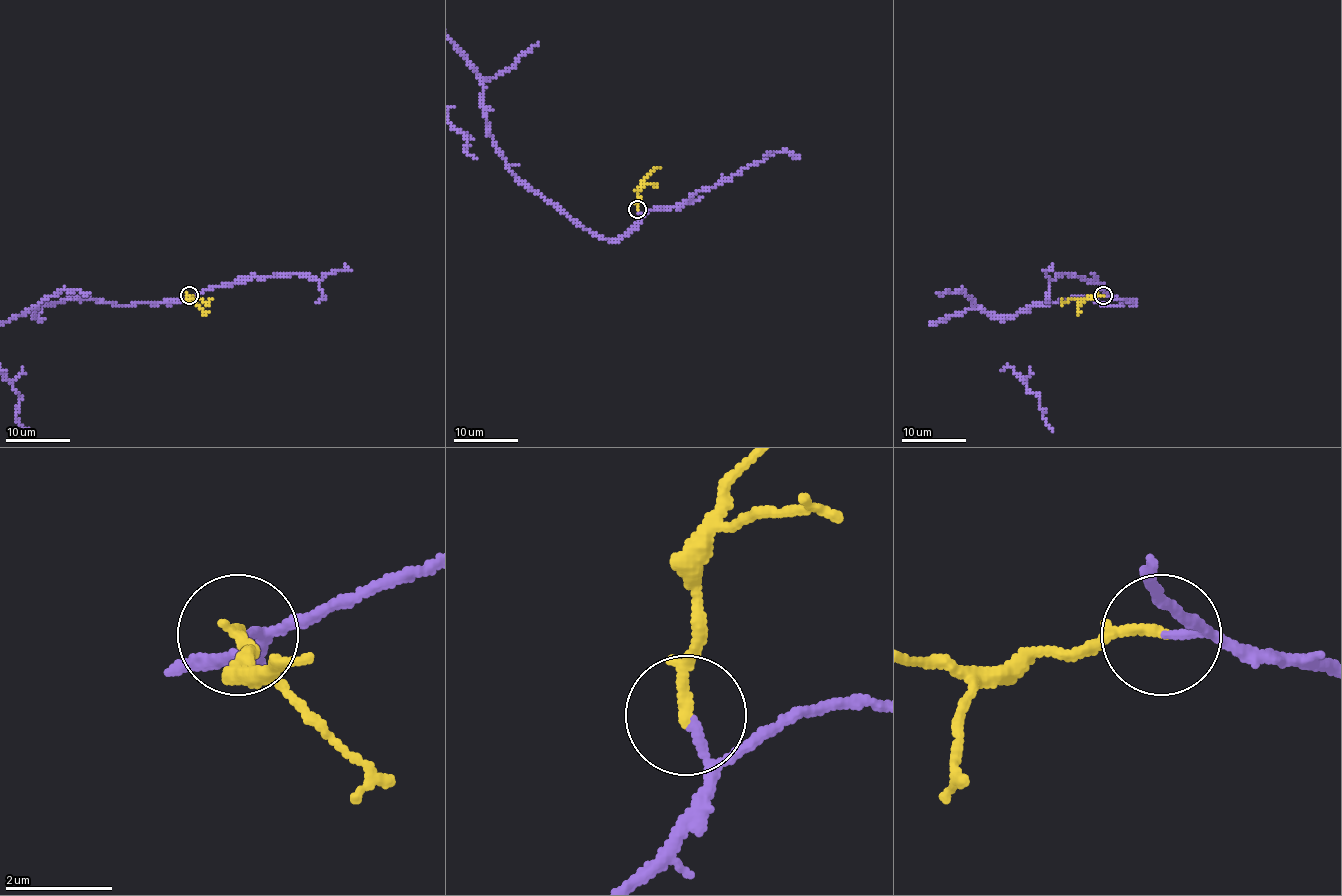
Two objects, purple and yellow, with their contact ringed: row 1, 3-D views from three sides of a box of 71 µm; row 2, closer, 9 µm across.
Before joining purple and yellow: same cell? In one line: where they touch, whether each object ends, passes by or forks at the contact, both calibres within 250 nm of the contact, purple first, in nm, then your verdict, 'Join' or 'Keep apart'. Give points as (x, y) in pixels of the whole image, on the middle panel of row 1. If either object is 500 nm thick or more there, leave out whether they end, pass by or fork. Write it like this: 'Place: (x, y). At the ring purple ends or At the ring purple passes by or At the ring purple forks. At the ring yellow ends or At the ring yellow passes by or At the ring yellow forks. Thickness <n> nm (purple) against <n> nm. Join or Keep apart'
Place: (637, 209). At the ring purple passes by. At the ring yellow ends. Thickness 110 nm (purple) against 200 nm. Join

